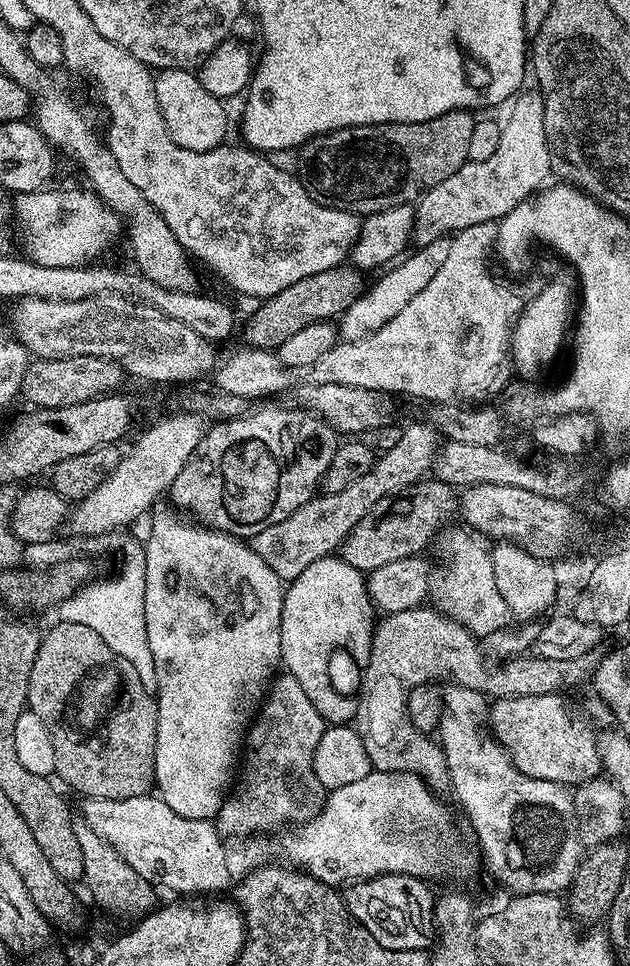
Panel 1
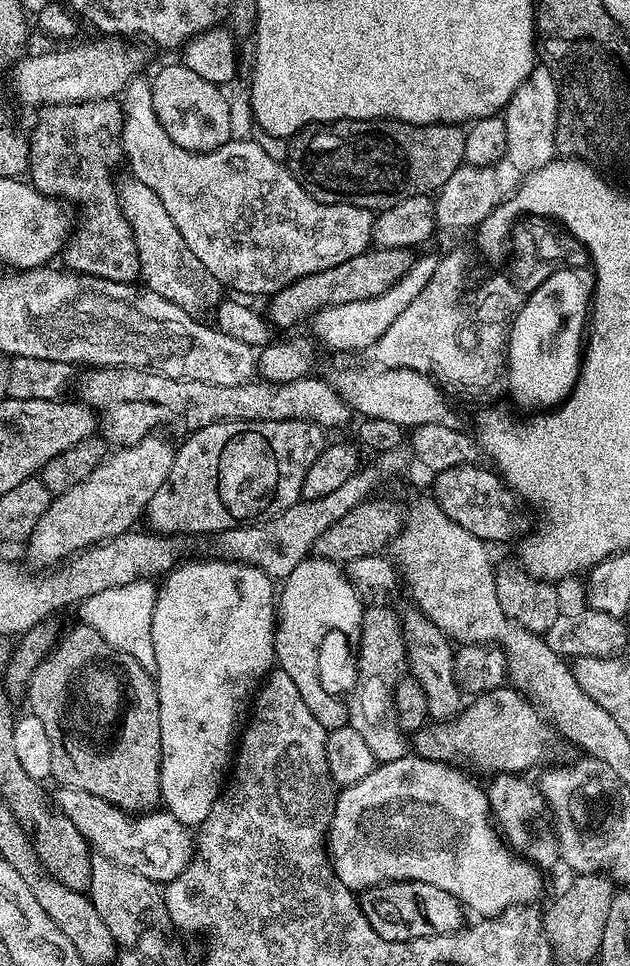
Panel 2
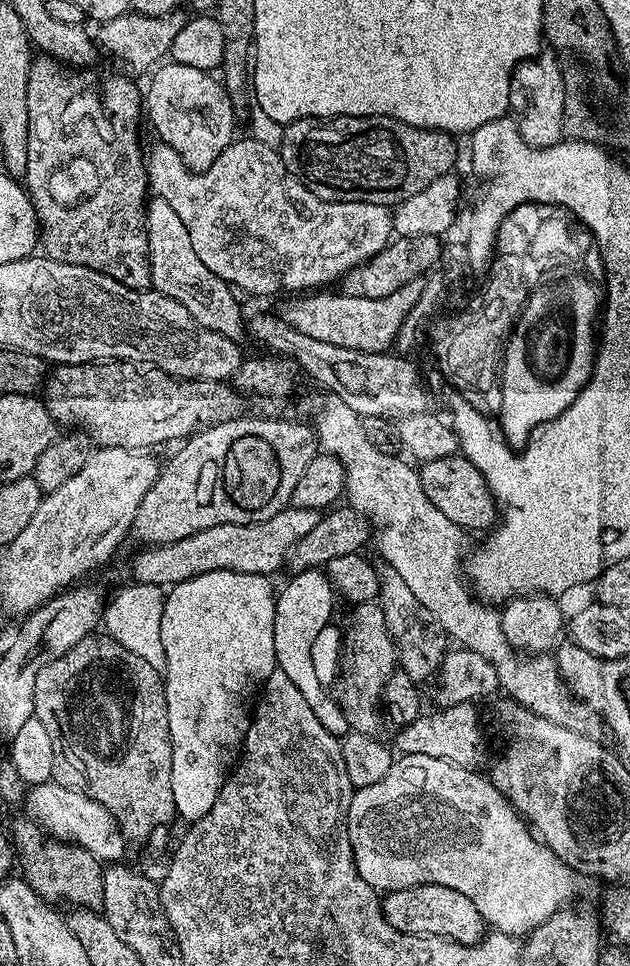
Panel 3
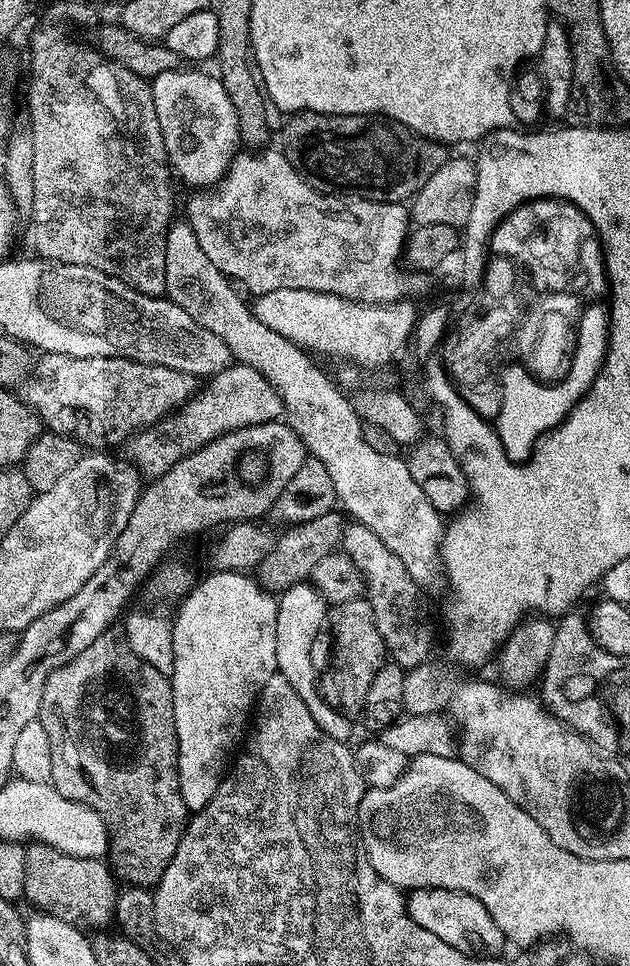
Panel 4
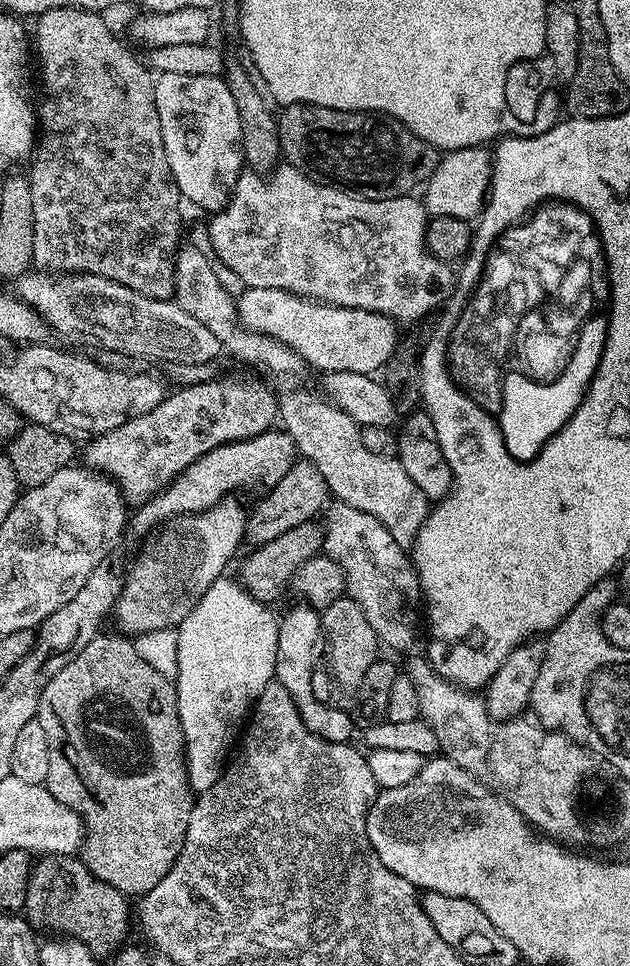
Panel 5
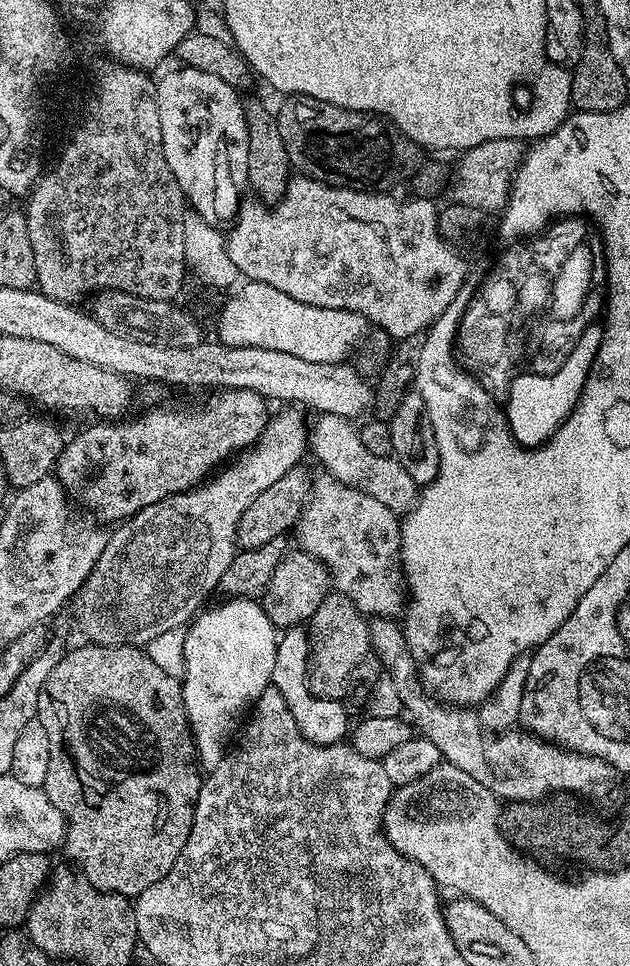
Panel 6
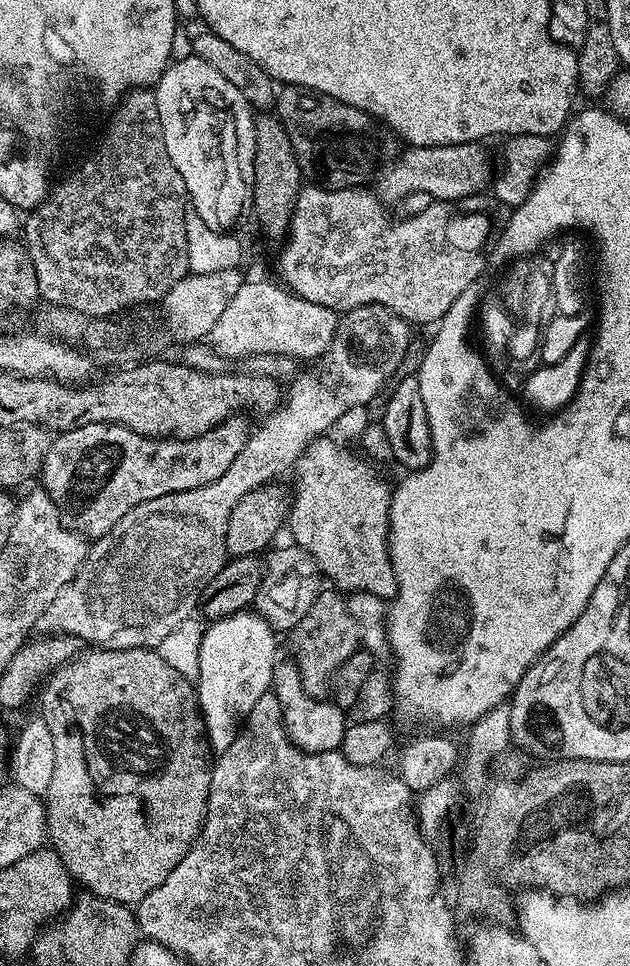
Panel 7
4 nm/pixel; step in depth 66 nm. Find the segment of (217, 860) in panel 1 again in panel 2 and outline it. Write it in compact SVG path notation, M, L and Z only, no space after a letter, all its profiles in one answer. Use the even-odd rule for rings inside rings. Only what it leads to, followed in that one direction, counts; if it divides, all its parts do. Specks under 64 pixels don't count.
M63 786L55 790L55 807L59 808L63 816L68 816L74 826L78 826L82 838L88 840L89 849L142 874L142 878L150 878L155 884L166 886L178 878L178 874L182 874L192 861L193 833L167 810L153 810L131 816L116 804L106 802L94 794L86 794L86 790Z

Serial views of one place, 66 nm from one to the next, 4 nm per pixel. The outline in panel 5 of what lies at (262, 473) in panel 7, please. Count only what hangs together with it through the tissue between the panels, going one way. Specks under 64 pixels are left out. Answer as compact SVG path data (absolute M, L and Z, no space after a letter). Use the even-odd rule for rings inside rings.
M236 498L219 500L205 512L173 516L151 537L152 545L133 562L128 576L126 572L123 577L124 585L114 609L115 627L123 635L135 638L150 630L179 626L202 594L227 573L224 571L228 563L235 558L240 544L245 543L247 521L246 508Z

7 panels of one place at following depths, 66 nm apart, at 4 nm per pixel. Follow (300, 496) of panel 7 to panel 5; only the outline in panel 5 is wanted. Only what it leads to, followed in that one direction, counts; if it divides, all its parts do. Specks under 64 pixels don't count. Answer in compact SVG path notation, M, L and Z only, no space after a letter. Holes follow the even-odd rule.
M341 502L333 503L327 509L322 527L323 551L338 562L344 572L346 594L362 606L366 622L370 622L377 641L396 652L414 647L416 635L422 632L422 612L418 607L422 593L420 579L405 545L399 544L394 534L390 534L390 530L386 530L374 514L366 514L366 510L358 510Z

